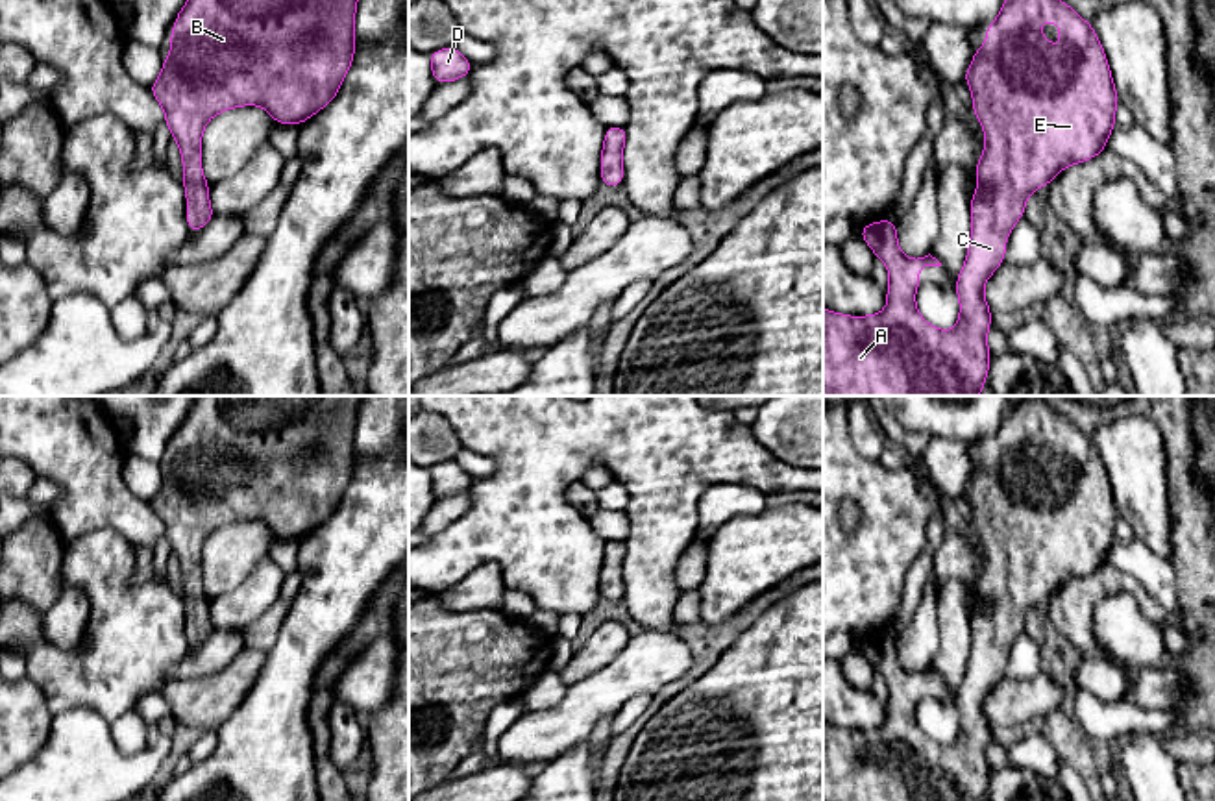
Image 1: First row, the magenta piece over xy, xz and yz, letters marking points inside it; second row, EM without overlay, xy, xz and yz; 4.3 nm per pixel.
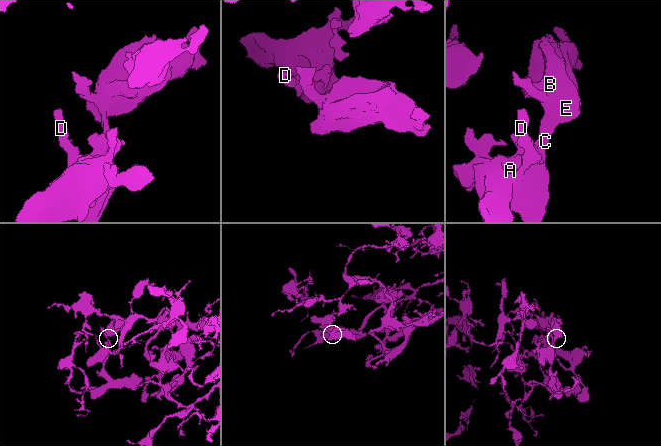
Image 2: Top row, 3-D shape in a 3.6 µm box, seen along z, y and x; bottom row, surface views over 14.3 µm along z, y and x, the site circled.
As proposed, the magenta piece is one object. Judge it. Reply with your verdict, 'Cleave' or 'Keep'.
Keep

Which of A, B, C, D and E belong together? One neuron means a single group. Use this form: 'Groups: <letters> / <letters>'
Groups: A B C D E

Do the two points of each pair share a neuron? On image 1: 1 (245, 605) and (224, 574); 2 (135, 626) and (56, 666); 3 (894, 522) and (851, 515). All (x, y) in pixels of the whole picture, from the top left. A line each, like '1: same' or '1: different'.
1: different
2: same
3: different

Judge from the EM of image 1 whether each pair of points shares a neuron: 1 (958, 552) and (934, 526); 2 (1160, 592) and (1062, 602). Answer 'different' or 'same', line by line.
1: different
2: different

